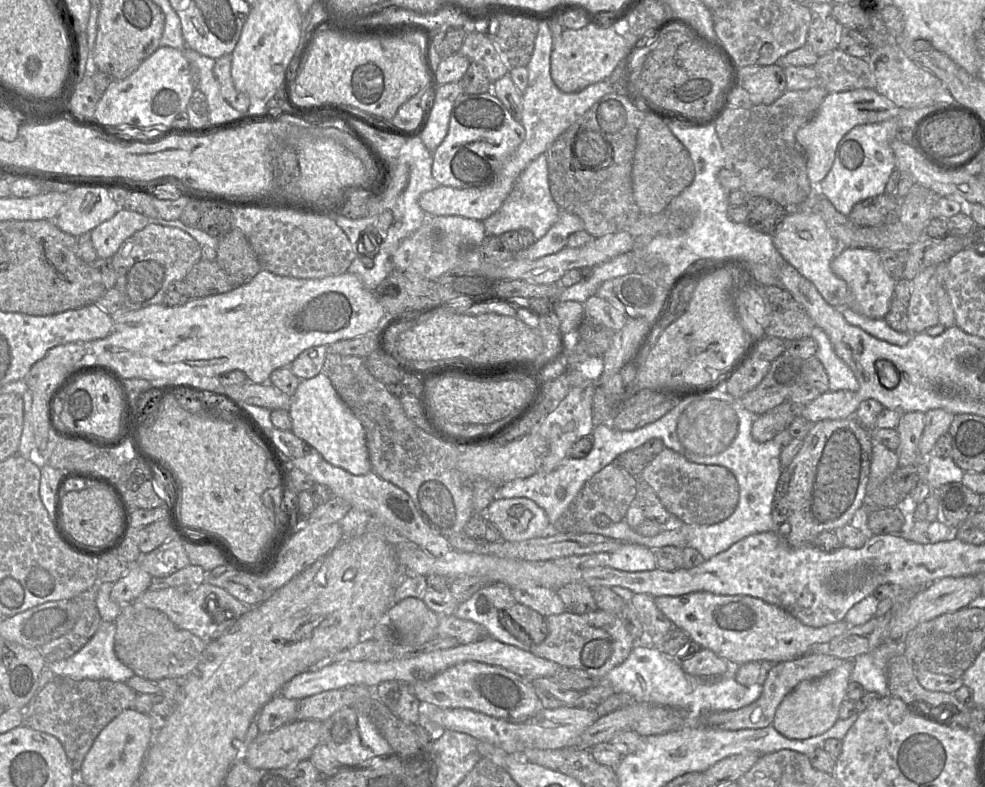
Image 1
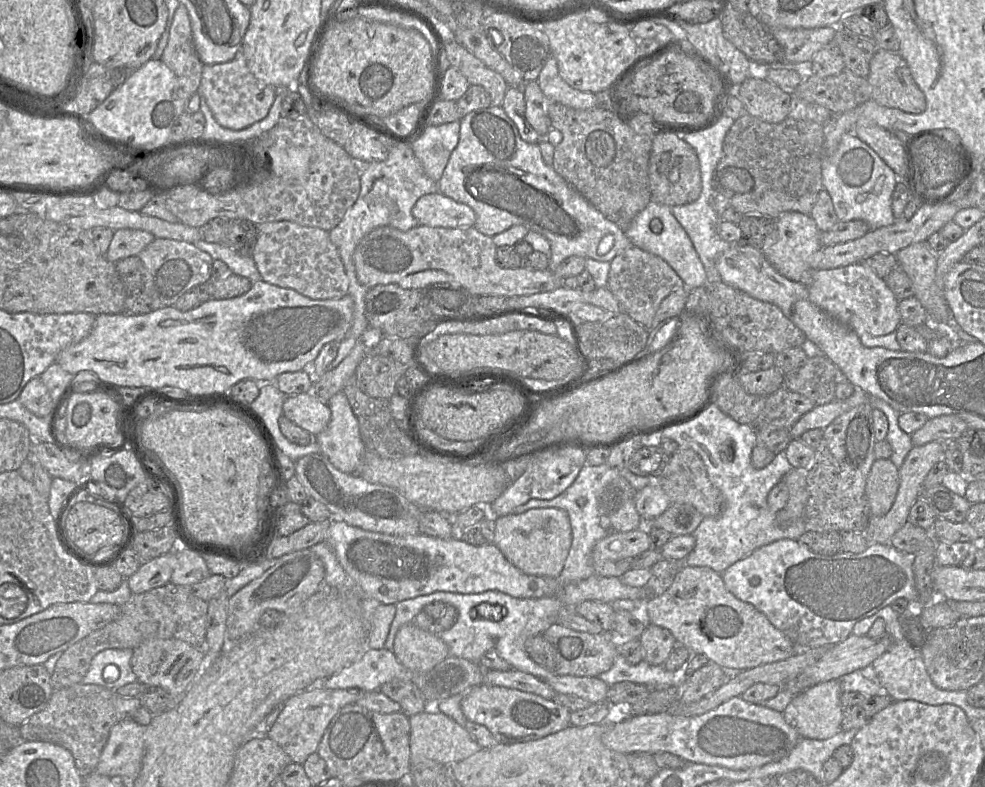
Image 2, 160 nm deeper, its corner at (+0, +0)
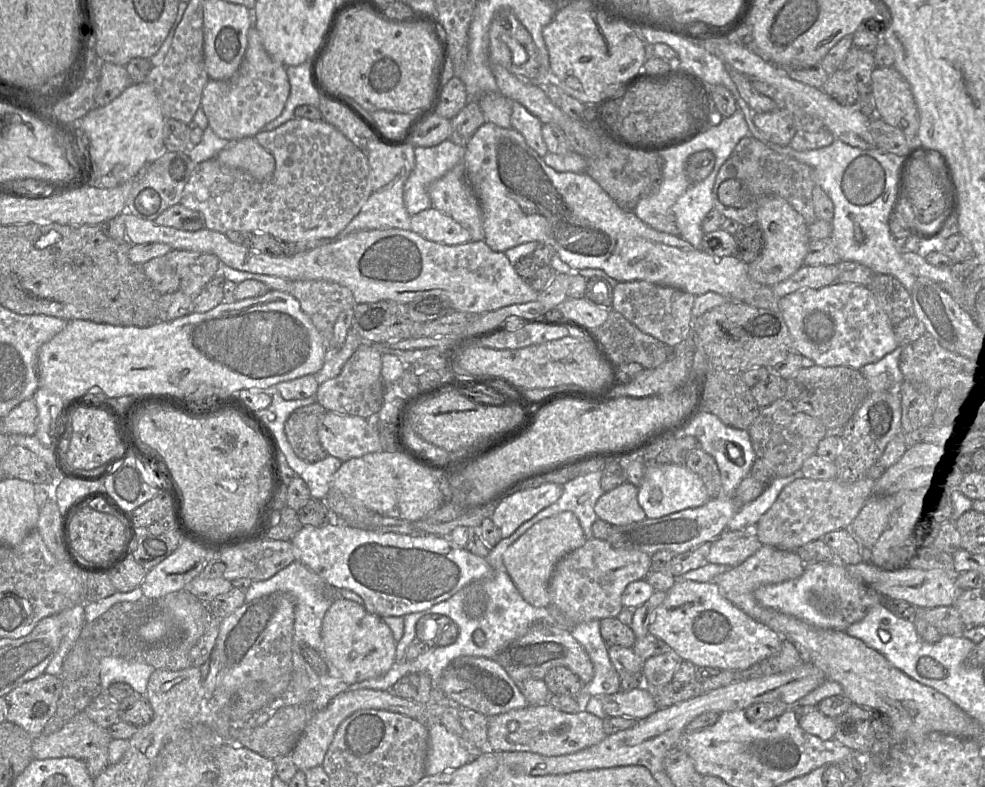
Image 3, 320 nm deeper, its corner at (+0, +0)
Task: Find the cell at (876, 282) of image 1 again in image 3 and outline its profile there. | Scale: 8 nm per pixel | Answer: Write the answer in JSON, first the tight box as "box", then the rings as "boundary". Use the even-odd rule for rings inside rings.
{"box":[778,282,899,369],"boundary":[[[835,282],[820,289],[798,290],[779,299],[778,312],[787,325],[791,350],[812,360],[818,366],[860,369],[867,364],[878,362],[899,346],[894,326],[869,288],[864,285]]]}

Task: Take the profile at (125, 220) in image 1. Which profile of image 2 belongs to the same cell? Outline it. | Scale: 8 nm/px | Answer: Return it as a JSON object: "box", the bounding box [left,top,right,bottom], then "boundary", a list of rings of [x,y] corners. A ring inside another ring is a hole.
{"box":[105,229,155,263],"boundary":[[[140,229],[115,230],[105,257],[116,263],[123,258],[137,256],[155,239],[152,233]]]}

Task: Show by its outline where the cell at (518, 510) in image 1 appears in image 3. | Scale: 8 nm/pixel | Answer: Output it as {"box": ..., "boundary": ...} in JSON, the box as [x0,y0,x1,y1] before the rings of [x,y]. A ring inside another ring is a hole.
{"box":[504,511,587,607],"boundary":[[[570,511],[544,518],[531,526],[504,552],[507,572],[523,598],[535,607],[549,607],[549,582],[554,567],[567,553],[587,541],[578,518]]]}

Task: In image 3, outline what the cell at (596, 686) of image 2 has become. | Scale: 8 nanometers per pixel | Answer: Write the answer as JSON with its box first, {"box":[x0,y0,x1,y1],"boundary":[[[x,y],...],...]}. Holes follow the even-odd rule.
{"box":[597,687,659,720],"boundary":[[[640,687],[628,692],[597,697],[609,717],[626,717],[641,720],[655,713],[659,708],[648,688]]]}

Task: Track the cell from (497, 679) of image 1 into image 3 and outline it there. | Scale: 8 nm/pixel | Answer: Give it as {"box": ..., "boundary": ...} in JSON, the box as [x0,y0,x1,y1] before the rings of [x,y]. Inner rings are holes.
{"box":[487,704,607,756],"boundary":[[[550,704],[511,710],[489,717],[487,724],[487,748],[494,751],[531,752],[543,756],[572,754],[600,743],[607,733],[603,719],[584,710],[563,713]]]}

